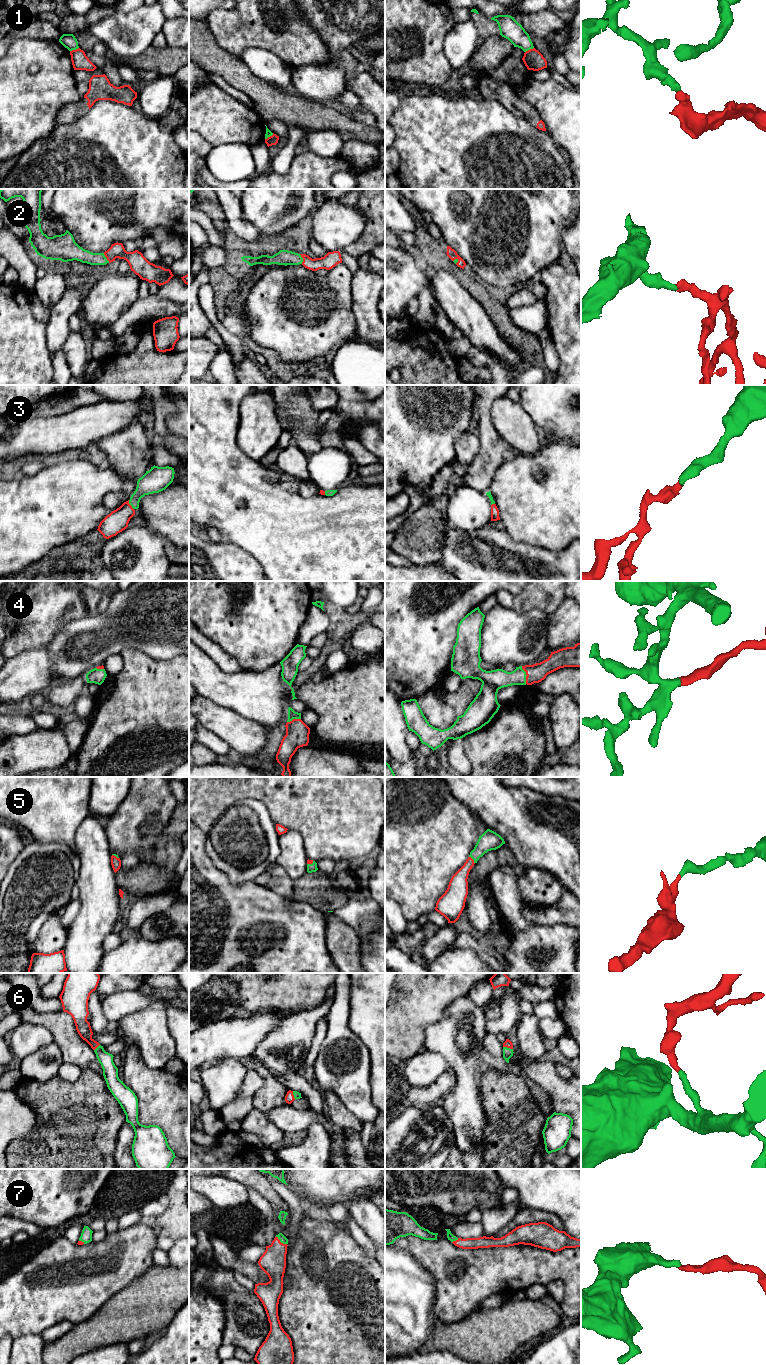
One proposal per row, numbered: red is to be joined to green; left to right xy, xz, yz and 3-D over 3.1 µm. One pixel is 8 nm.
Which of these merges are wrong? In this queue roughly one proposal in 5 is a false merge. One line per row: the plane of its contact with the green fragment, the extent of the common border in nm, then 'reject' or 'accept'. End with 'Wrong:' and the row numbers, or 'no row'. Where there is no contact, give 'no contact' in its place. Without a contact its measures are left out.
1: xy | 80 nm | reject
2: xy | 90 nm | accept
3: xy | 90 nm | accept
4: yz | 150 nm | accept
5: yz | 80 nm | accept
6: yz | 80 nm | accept
7: xz | 110 nm | accept
Wrong: 1

